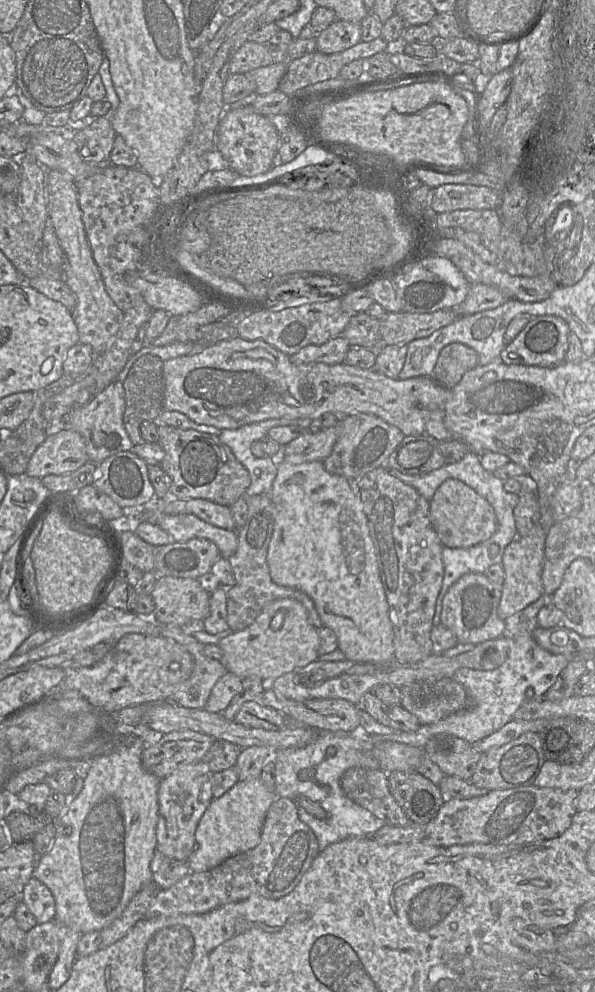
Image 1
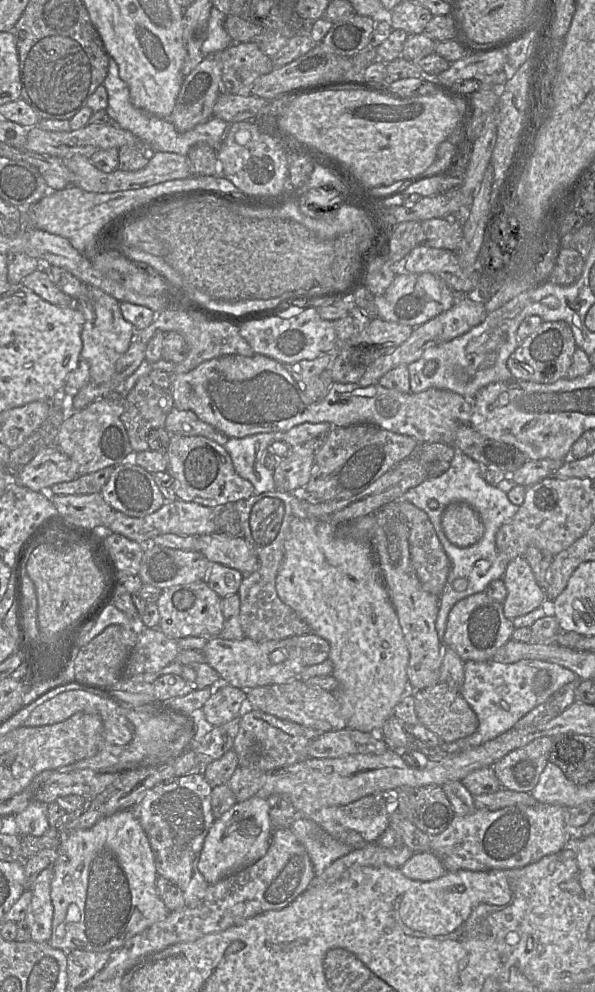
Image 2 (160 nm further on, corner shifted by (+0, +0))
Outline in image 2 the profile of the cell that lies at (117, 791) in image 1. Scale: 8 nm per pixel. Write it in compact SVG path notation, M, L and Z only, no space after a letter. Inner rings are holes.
M132 810L119 811L93 827L62 834L53 863L51 900L53 920L48 943L67 954L75 949L113 951L154 923L163 921L169 911L157 891L157 870L148 836Z

